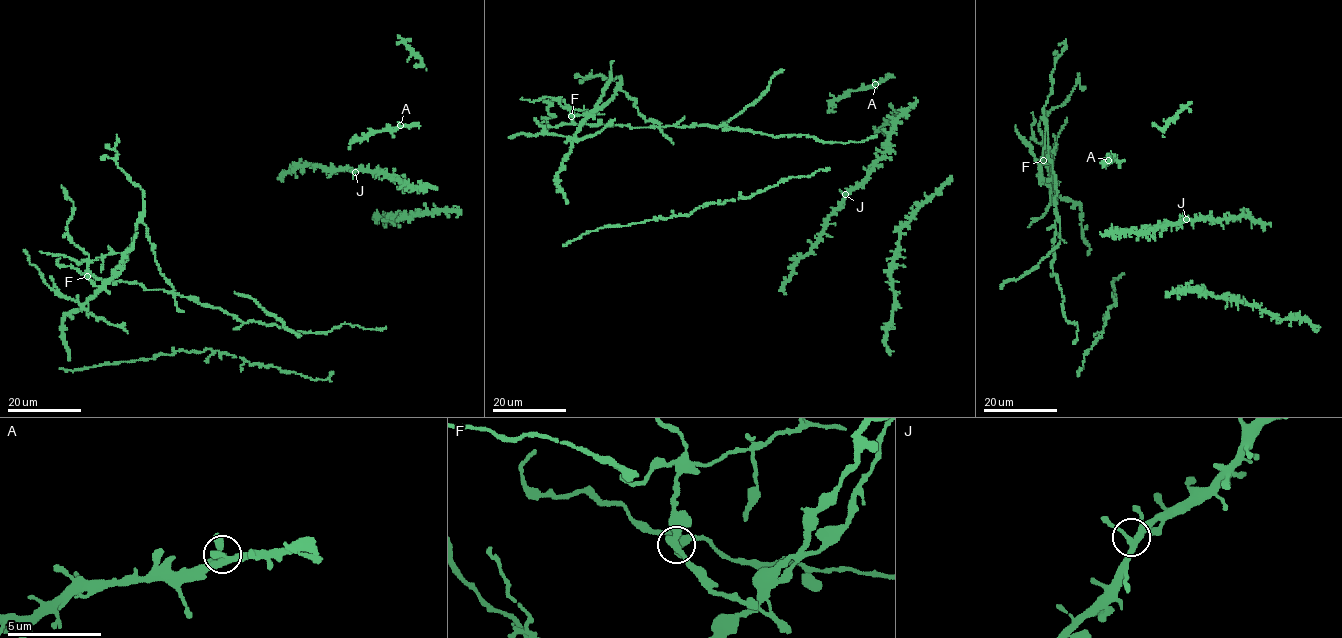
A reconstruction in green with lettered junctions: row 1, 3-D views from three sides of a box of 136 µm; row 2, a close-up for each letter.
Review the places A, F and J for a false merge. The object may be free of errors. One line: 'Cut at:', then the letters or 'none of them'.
Cut at: F

